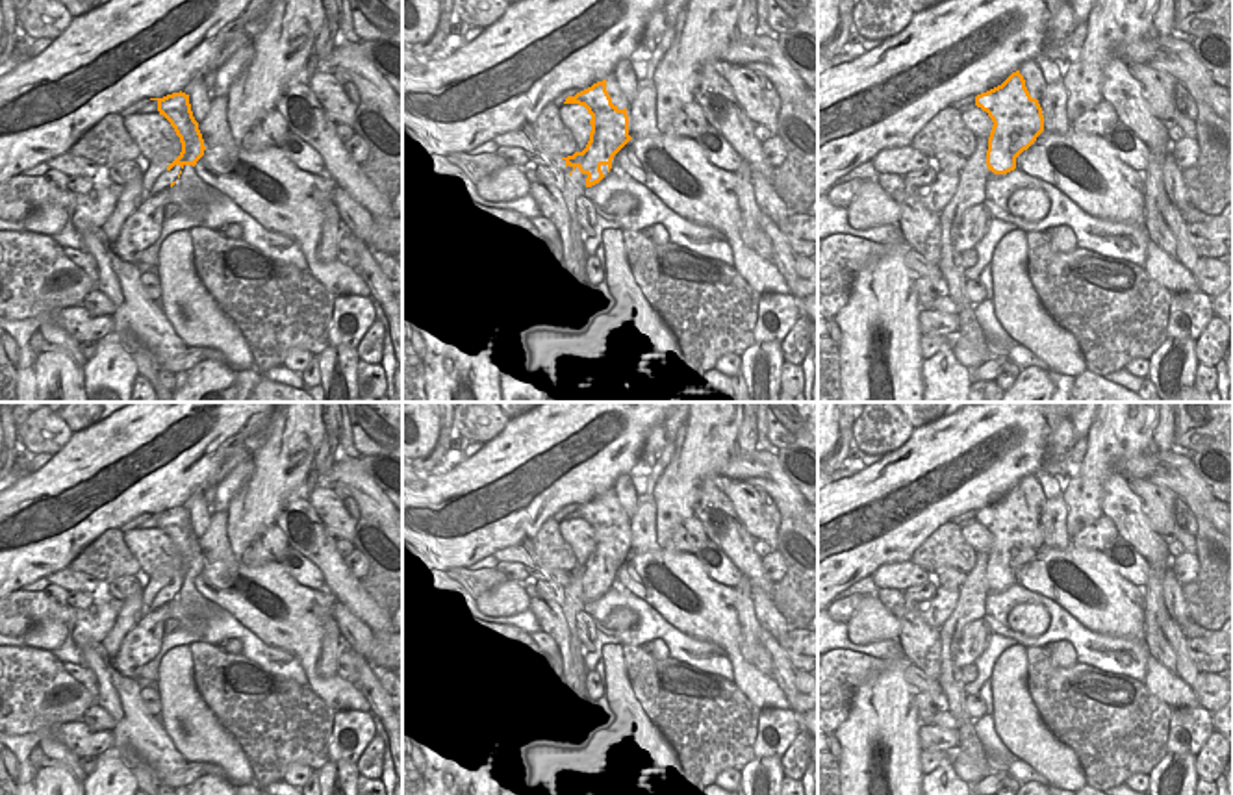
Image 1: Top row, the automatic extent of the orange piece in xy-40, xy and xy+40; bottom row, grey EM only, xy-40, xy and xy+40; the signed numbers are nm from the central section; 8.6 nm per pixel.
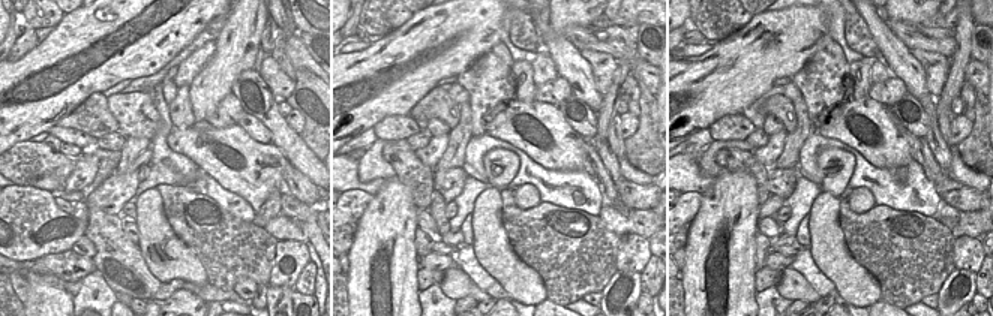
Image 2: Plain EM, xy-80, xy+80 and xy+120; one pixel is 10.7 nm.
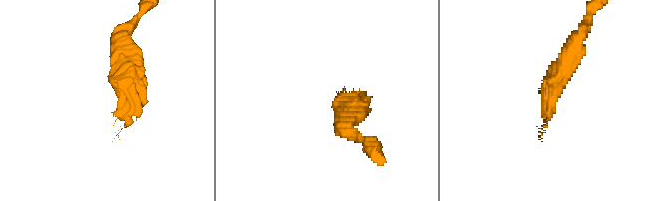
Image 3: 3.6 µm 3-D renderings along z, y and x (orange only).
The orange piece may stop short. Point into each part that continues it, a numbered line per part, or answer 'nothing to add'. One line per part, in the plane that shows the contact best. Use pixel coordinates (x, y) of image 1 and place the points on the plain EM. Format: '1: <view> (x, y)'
1: xy-40 (156, 592)

